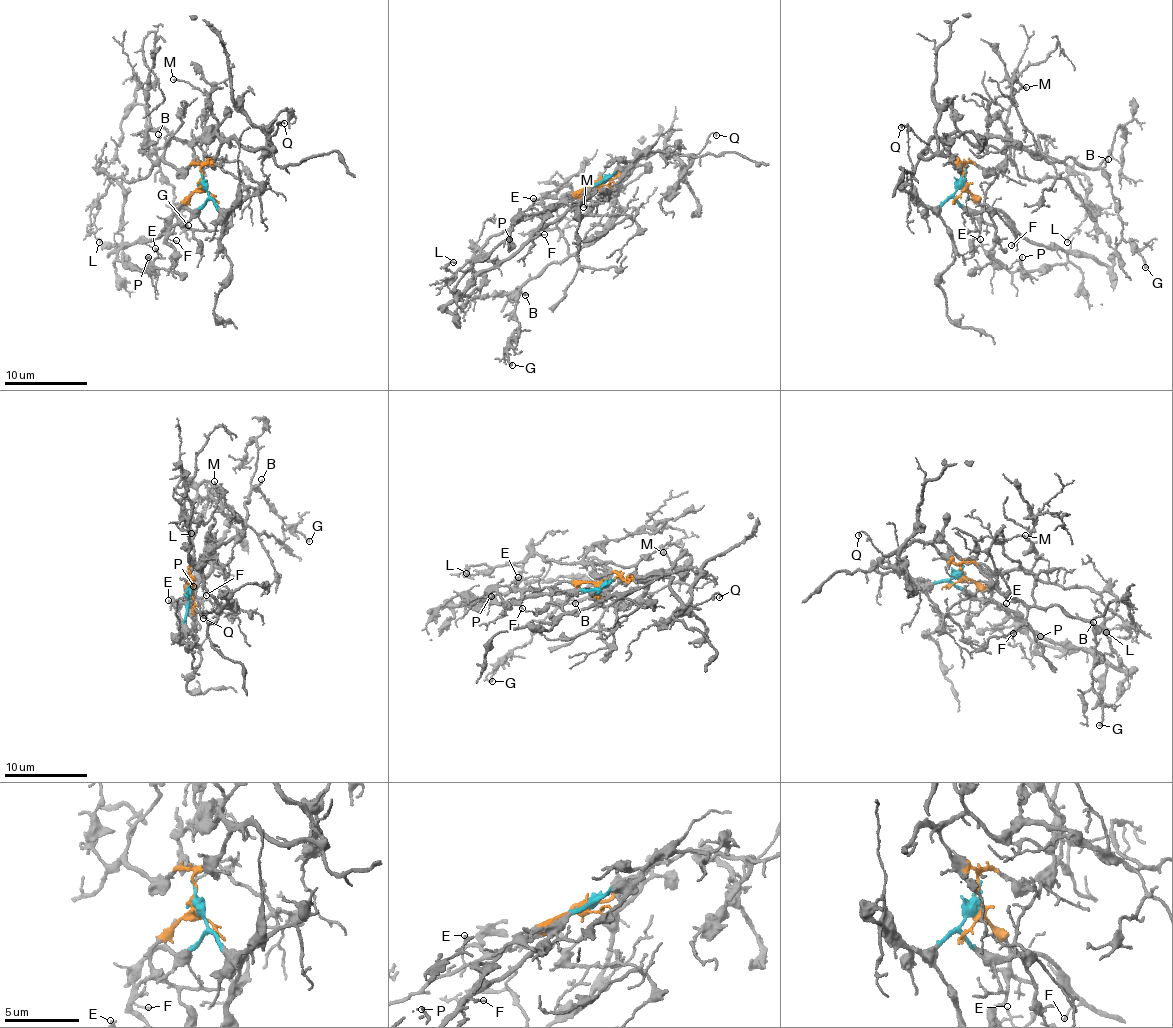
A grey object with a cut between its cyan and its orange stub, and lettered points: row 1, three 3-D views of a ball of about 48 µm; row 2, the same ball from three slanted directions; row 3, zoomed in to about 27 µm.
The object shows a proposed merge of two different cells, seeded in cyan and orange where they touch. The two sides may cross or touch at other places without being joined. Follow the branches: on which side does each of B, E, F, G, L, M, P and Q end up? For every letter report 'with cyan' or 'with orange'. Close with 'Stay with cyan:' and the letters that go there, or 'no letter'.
B: with orange
E: with cyan
F: with cyan
G: with orange
L: with orange
M: with orange
P: with cyan
Q: with orange
Stay with cyan: E, F, P

